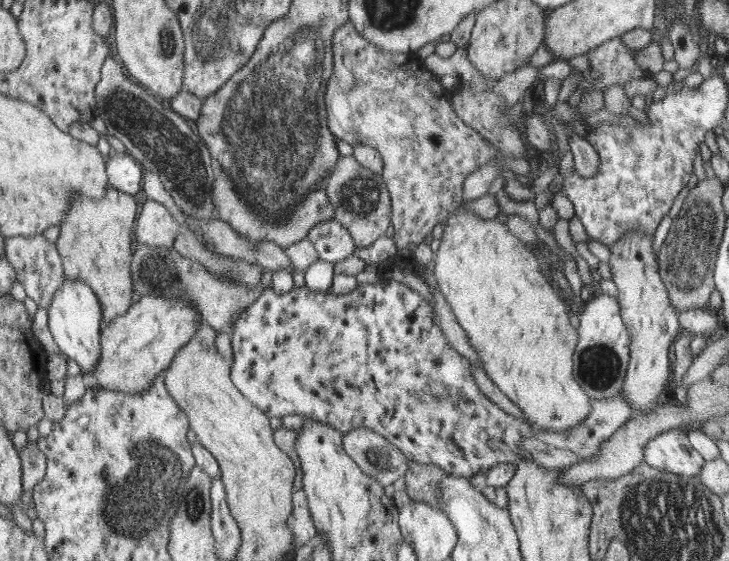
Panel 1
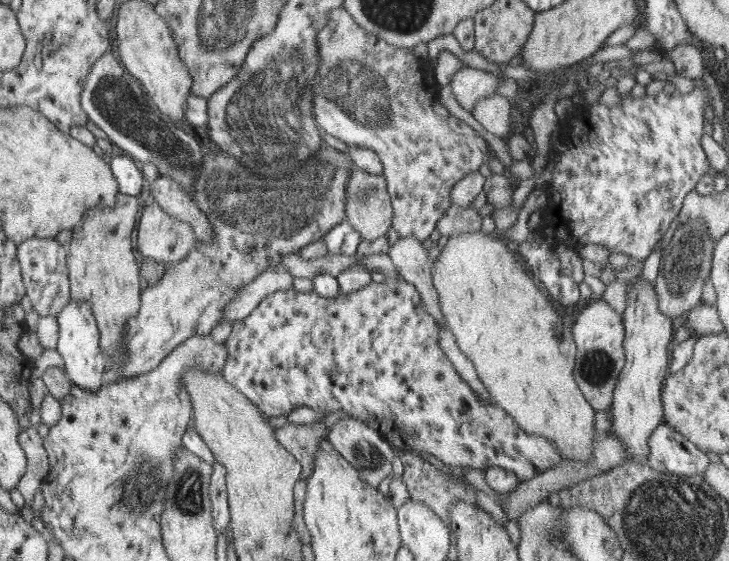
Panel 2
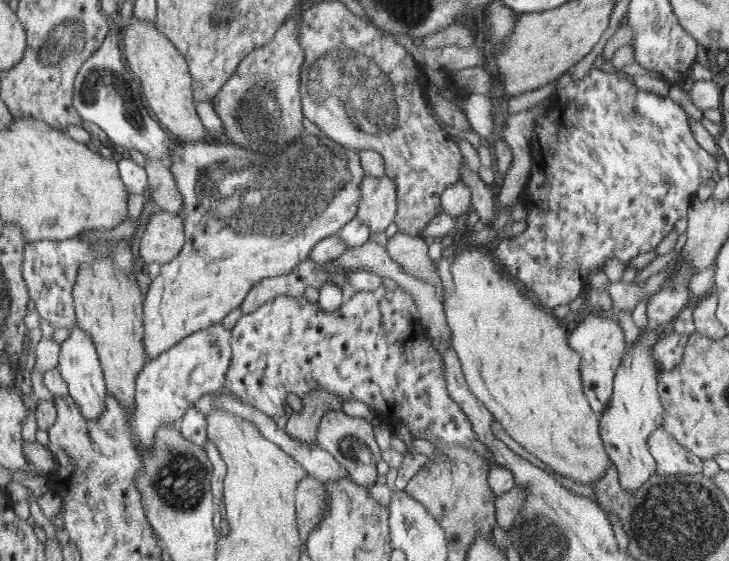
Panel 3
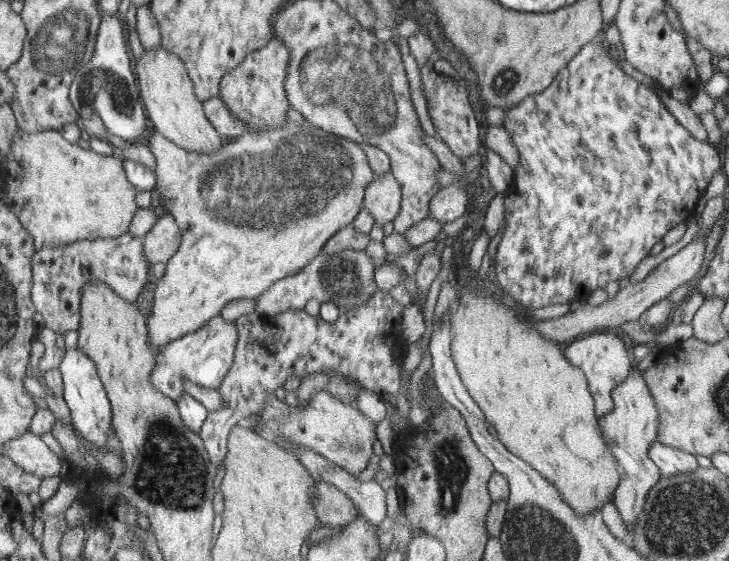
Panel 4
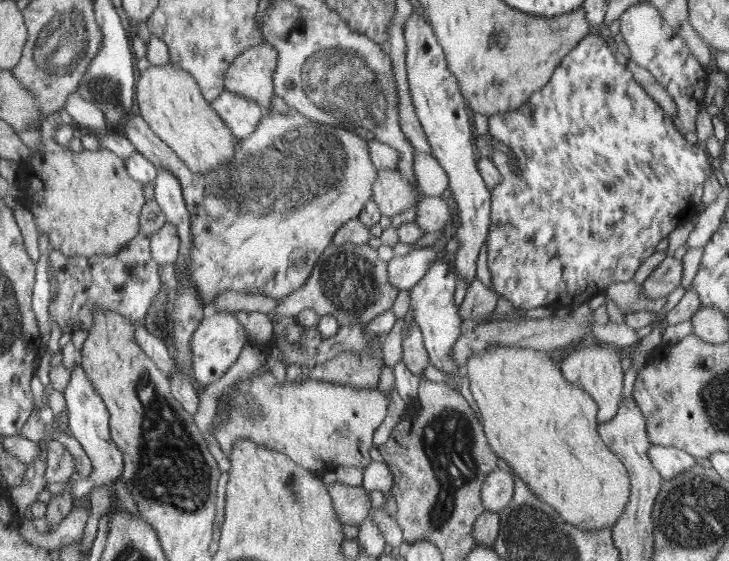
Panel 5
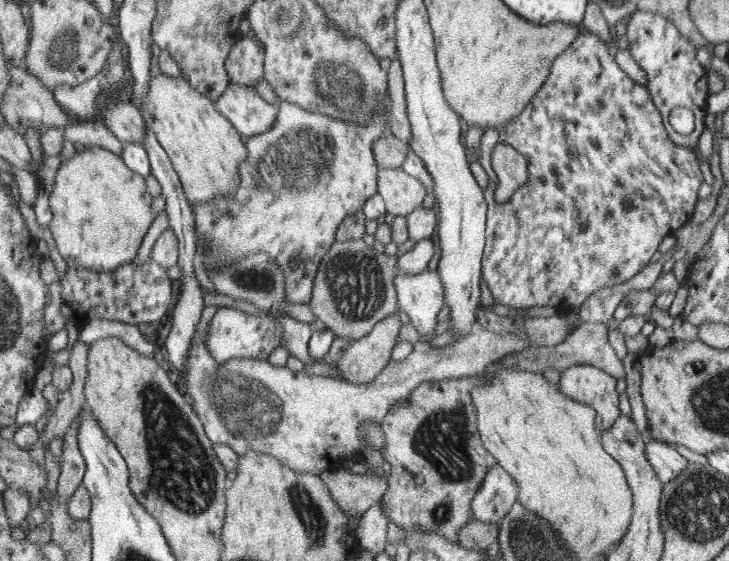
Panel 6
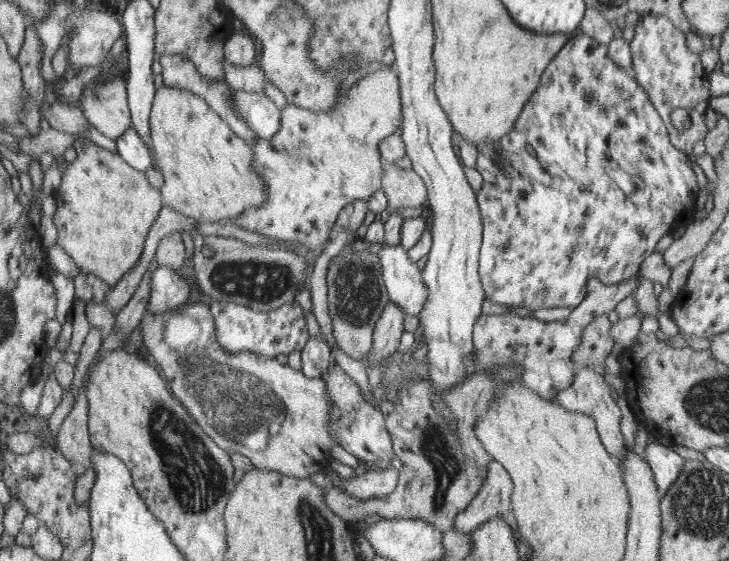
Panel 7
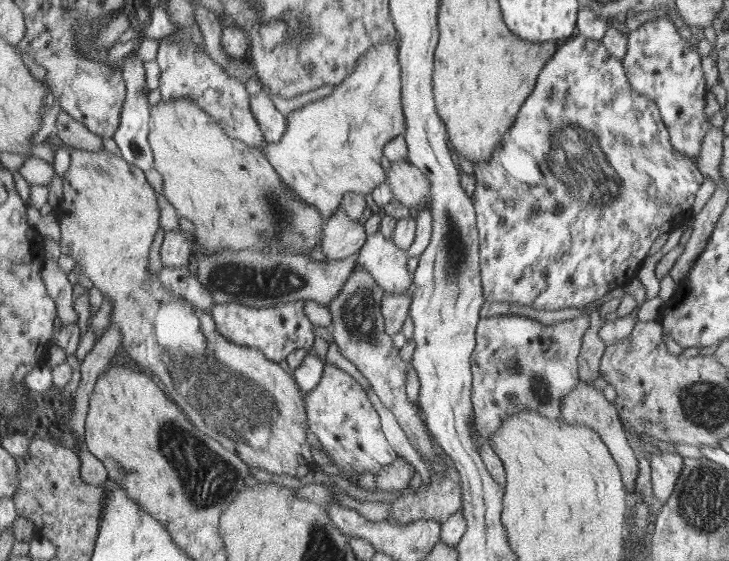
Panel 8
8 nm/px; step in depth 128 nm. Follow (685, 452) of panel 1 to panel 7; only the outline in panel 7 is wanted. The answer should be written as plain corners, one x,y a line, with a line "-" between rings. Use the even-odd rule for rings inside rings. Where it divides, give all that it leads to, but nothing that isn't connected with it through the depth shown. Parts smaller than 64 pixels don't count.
654,442
644,447
644,461
649,465
657,492
660,497
669,485
678,477
684,459
675,453
670,446

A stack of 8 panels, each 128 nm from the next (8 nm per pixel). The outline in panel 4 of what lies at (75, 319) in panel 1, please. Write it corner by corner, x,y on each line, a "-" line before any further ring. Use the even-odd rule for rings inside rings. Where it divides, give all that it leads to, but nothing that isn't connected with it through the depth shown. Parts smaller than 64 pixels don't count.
64,348
62,351
63,356
57,369
62,376
61,396
69,409
70,423
79,436
102,450
112,429
111,402
104,391
103,382
96,371
96,365
79,348

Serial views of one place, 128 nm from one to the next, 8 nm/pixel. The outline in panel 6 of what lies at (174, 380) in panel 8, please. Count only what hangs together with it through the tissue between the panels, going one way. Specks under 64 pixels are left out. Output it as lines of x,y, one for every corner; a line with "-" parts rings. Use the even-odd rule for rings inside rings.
85,146
70,158
61,161
55,172
53,185
48,195
51,220
48,228
55,248
69,267
94,269
99,272
115,272
120,264
133,260
141,238
149,228
155,212
149,208
151,198
143,188
140,173
129,169
121,157
101,147
-
207,306
201,310
199,321
189,343
186,368
182,374
179,374
181,378
179,386
195,405
195,411
199,414
200,421
207,426
210,438
214,443
229,446
237,455
245,451
265,453
296,473
311,473
318,476
320,472
311,472
311,470
317,464
323,464
325,448
339,450
341,446
343,458
357,461
357,452
362,443
361,428
358,428
357,424
361,425
363,421
367,421
367,423
373,422
373,425
380,425
389,409
400,399
409,396
409,393
419,383
475,376
484,372
489,364
527,348
527,336
521,334
521,331
509,331
508,335
501,336
501,334
493,334
493,331
473,329
467,336
463,336
463,340
457,340
442,348
430,348
428,344
415,342
413,344
415,350
411,350
407,358
400,362
389,360
387,366
375,379
366,383
350,383
333,377
307,375
303,370
292,372
285,365
271,365
267,360
250,357
231,359
224,364
216,362
212,359
206,343
208,342
208,326
217,308
217,306

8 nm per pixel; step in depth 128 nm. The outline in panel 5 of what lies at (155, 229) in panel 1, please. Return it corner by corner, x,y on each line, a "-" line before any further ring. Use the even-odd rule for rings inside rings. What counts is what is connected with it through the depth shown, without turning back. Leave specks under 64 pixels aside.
164,221
157,232
148,237
150,257
157,265
175,264
177,248
180,248
179,239
176,225

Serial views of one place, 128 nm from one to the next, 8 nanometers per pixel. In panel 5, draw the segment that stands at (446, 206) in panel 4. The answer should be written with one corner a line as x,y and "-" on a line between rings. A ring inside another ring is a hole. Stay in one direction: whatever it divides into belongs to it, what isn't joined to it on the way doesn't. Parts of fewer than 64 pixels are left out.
437,196
422,197
416,203
416,219
415,226
424,234
435,232
441,228
445,228
445,224
450,220
451,205
447,204
447,200

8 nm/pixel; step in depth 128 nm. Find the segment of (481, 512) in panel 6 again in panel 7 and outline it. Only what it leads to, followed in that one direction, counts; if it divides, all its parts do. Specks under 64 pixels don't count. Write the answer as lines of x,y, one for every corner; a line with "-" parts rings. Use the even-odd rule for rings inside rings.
495,460
488,464
487,478
476,496
463,511
456,515
453,529
462,533
471,533
479,524
483,524
498,514
508,517
510,514
510,494
512,480
506,470

